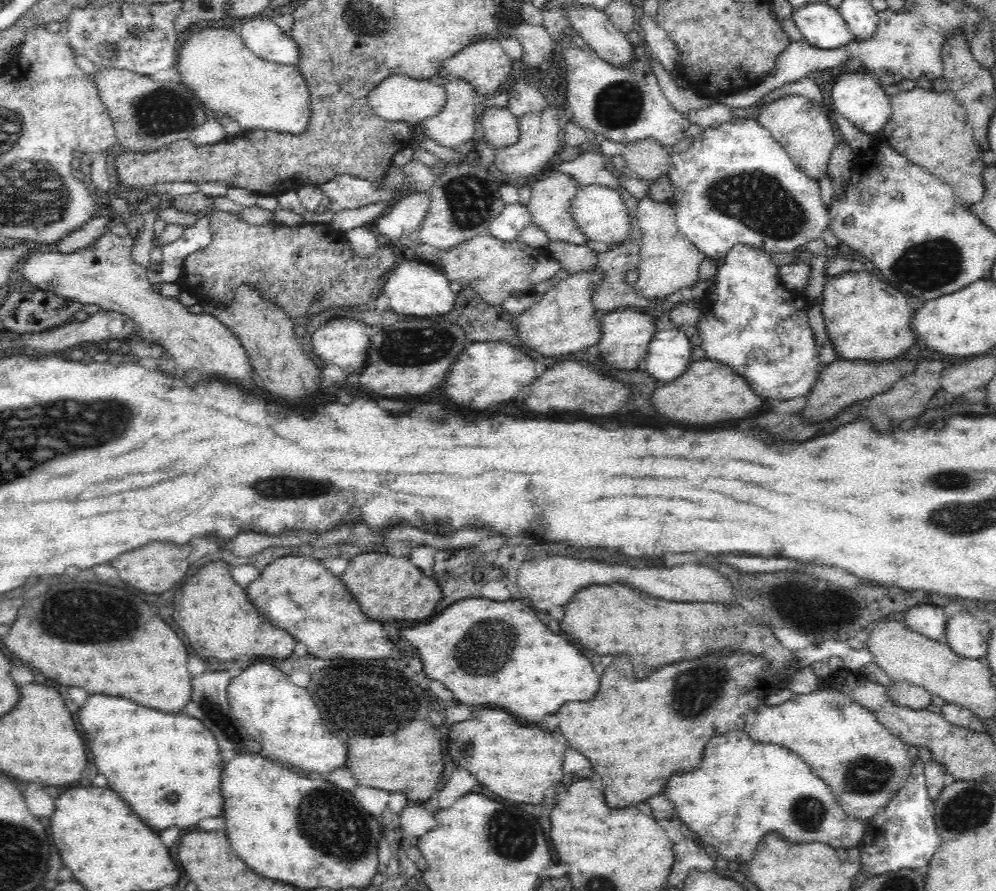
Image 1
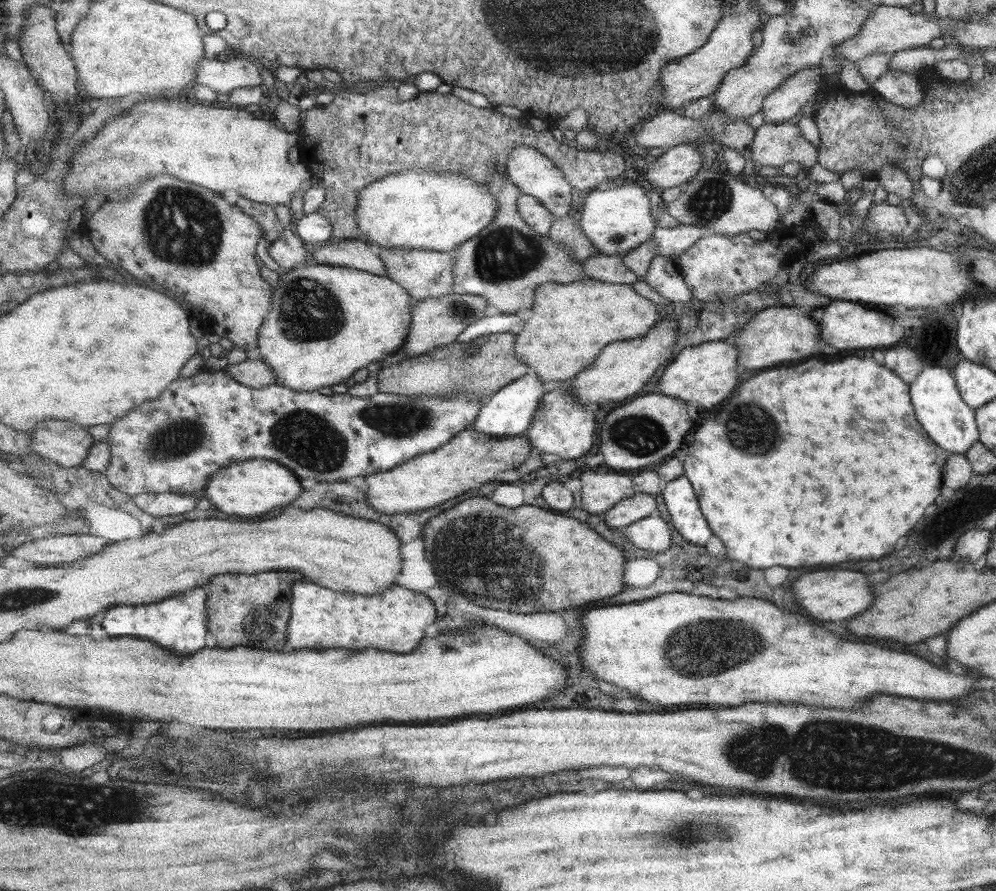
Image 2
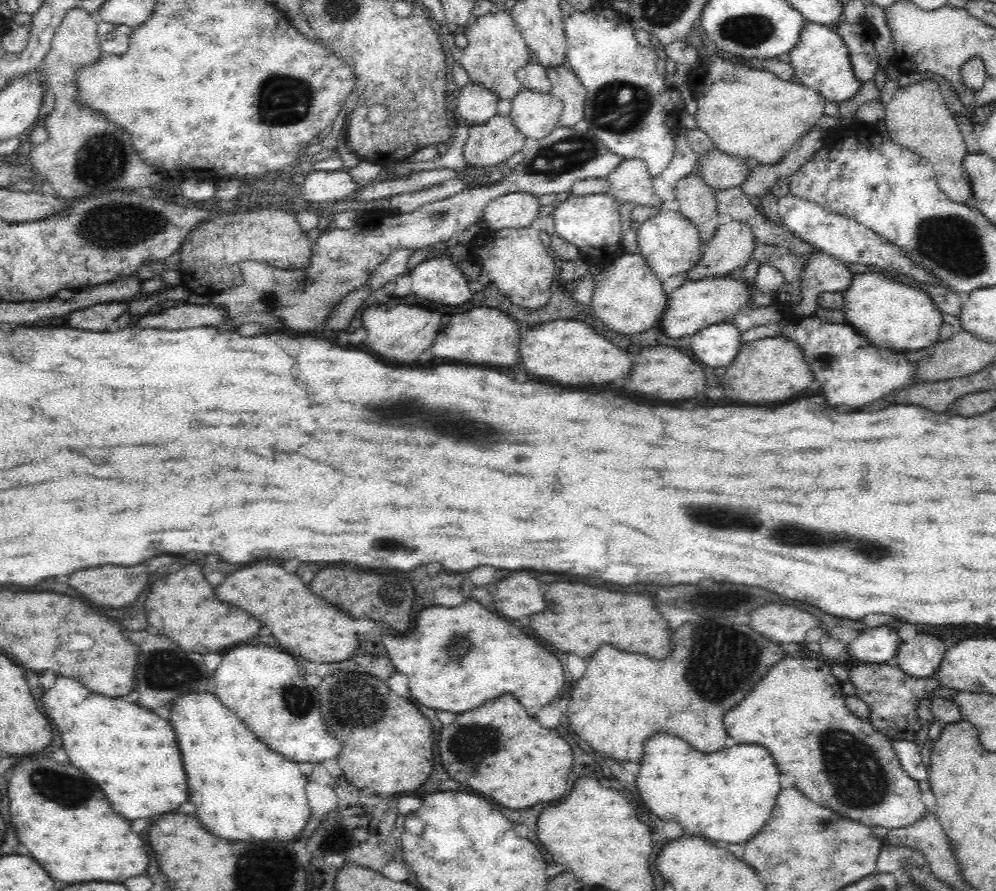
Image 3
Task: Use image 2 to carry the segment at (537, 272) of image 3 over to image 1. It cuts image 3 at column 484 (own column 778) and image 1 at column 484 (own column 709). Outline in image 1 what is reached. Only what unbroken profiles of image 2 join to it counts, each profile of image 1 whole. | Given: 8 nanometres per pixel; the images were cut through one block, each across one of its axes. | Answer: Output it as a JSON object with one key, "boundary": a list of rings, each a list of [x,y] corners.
{"boundary":[[[492,234],[476,236],[452,250],[440,252],[440,270],[450,282],[462,282],[476,290],[480,298],[492,306],[502,306],[516,290],[524,294],[534,294],[536,286],[554,278],[562,266],[550,256],[548,248],[532,248],[526,242],[504,242]]]}

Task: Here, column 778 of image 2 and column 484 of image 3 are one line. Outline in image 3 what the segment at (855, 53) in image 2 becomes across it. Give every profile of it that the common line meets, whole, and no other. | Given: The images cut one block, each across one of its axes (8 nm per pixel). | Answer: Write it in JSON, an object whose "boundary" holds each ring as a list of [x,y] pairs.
{"boundary":[[[468,82],[462,90],[458,90],[458,98],[456,98],[456,114],[460,124],[468,124],[468,126],[480,126],[486,124],[488,120],[492,120],[498,108],[498,98],[494,94],[490,94],[486,88]]]}

